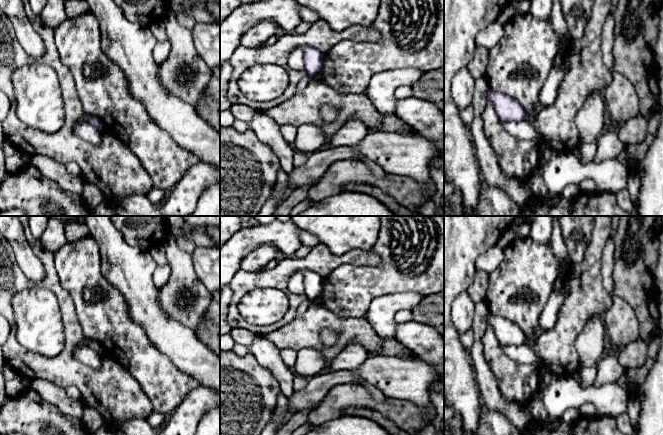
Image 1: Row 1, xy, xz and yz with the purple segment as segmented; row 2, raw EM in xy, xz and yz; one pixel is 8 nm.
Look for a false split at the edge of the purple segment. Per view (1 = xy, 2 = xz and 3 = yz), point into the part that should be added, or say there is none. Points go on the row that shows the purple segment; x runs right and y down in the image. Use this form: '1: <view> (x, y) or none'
1: none
2: none
3: none

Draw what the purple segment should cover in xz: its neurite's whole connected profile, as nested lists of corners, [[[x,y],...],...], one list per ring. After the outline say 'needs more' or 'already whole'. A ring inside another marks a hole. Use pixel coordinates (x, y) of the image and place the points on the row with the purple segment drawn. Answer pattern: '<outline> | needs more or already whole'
[[[305,46],[303,51],[305,72],[312,78],[322,66],[324,53],[311,46]]] | already whole

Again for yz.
[[[488,89],[488,103],[491,104],[500,120],[505,122],[522,121],[528,119],[528,114],[523,107],[512,97]]] | already whole

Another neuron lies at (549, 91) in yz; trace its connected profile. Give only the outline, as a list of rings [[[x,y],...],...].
[[[556,66],[548,75],[548,78],[546,79],[545,83],[543,84],[541,88],[539,98],[538,98],[534,111],[528,114],[527,120],[532,125],[533,125],[533,120],[536,114],[542,108],[546,108],[555,102],[560,85],[564,78],[564,74],[565,72]]]

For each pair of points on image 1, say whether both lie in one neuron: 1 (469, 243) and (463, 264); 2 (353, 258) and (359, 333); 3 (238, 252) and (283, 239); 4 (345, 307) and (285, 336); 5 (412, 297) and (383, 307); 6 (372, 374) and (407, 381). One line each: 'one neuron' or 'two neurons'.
1: one neuron
2: two neurons
3: one neuron
4: two neurons
5: one neuron
6: one neuron

